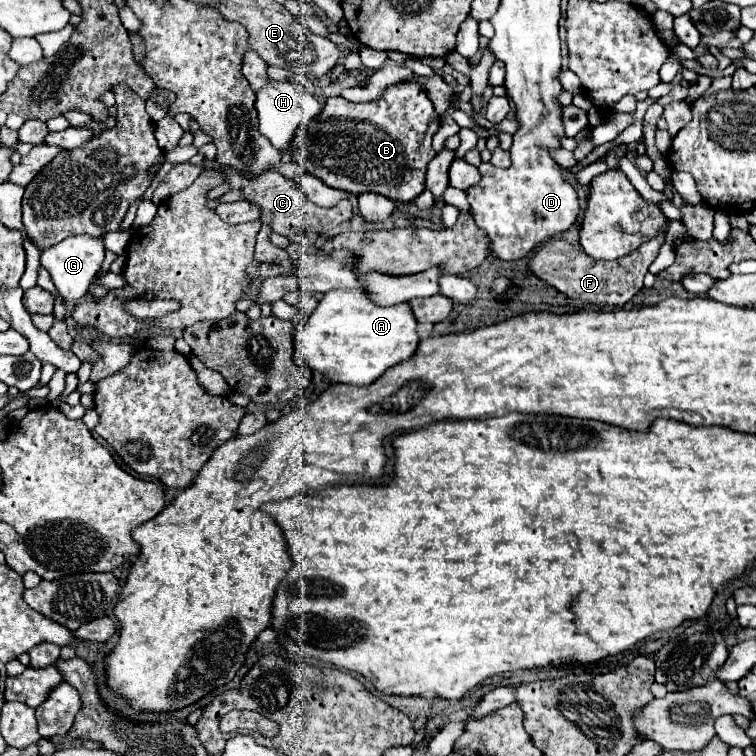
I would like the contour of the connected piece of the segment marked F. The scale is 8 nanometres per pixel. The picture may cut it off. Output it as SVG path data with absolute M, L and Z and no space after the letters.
M668 224L664 232L650 238L646 244L642 244L638 250L630 252L628 256L622 256L618 260L594 260L582 250L574 248L570 242L562 238L550 238L546 240L538 252L528 260L528 270L544 280L548 286L556 288L564 296L576 300L582 306L594 306L594 308L620 308L624 306L632 296L636 296L642 290L642 280L648 272L648 266L658 256L660 246L664 244Z

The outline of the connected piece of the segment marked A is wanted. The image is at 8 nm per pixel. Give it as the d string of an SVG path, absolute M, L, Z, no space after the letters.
M326 292L312 316L308 316L300 328L296 326L294 358L300 366L324 374L330 382L338 384L372 384L392 364L410 358L418 348L416 320L406 302L394 306L376 306L366 300L366 292Z

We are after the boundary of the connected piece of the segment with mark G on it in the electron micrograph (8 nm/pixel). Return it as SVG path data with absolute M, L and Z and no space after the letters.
M78 234L78 236L70 236L46 250L40 252L40 264L50 272L52 282L56 284L60 296L70 302L70 300L78 300L88 292L90 280L96 276L100 264L104 260L104 242L102 238L94 238L88 234Z

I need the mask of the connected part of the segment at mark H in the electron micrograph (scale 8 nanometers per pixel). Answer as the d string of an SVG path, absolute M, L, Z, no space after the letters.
M270 80L266 86L262 86L256 92L256 110L258 110L258 120L260 120L260 132L284 154L284 160L290 160L290 154L286 148L290 148L290 136L294 136L294 128L300 124L312 120L320 110L320 102L296 80L284 80L276 82Z

